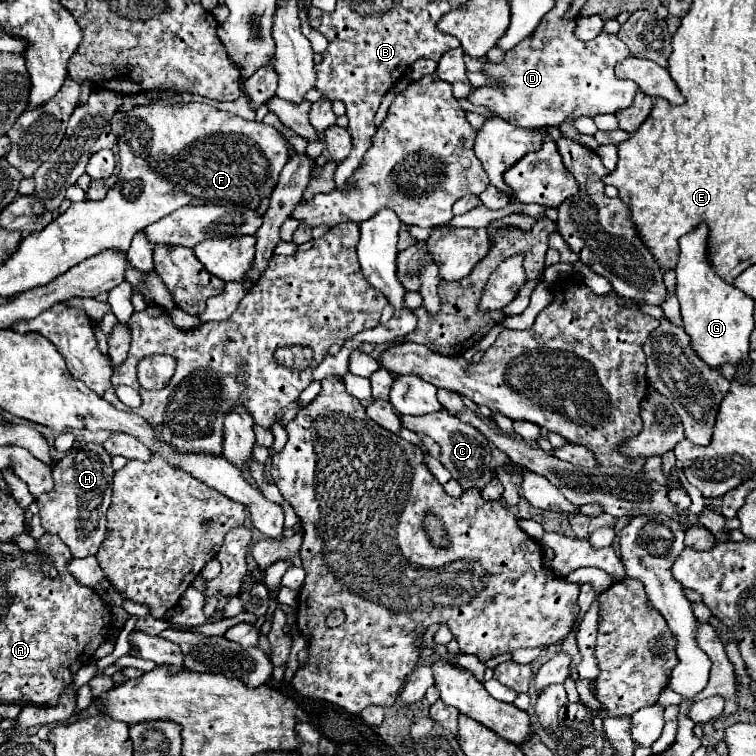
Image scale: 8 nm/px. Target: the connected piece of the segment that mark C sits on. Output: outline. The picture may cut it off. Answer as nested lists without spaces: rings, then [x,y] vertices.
[[[444,408],[436,414],[430,416],[420,416],[420,418],[402,418],[402,426],[414,432],[424,432],[428,436],[432,436],[438,446],[440,446],[440,462],[442,466],[452,474],[452,478],[462,486],[462,490],[482,490],[492,478],[494,478],[494,470],[492,470],[492,446],[488,444],[488,440],[472,430],[472,426],[464,424],[464,422],[456,422],[456,418],[452,418]]]

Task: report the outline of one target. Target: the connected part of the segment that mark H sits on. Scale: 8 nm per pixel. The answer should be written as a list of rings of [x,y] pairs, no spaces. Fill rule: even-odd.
[[[84,444],[84,448],[72,448],[60,462],[56,462],[52,470],[52,492],[36,498],[44,530],[60,536],[70,548],[72,558],[94,556],[106,538],[106,510],[112,496],[112,476],[114,470],[108,452],[98,444]]]

